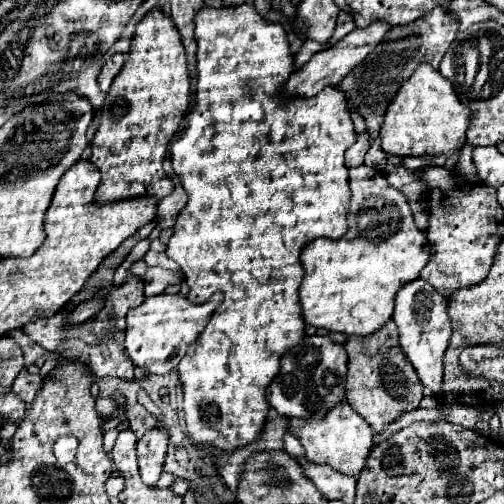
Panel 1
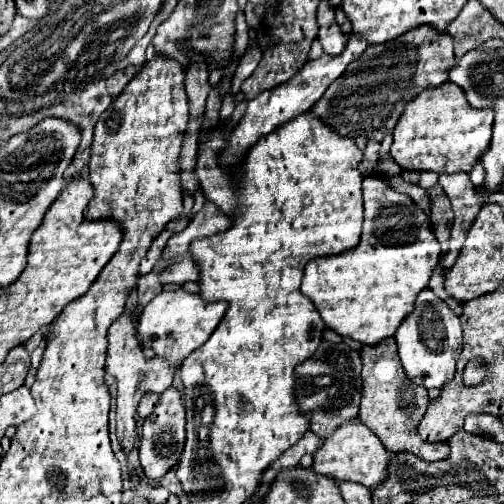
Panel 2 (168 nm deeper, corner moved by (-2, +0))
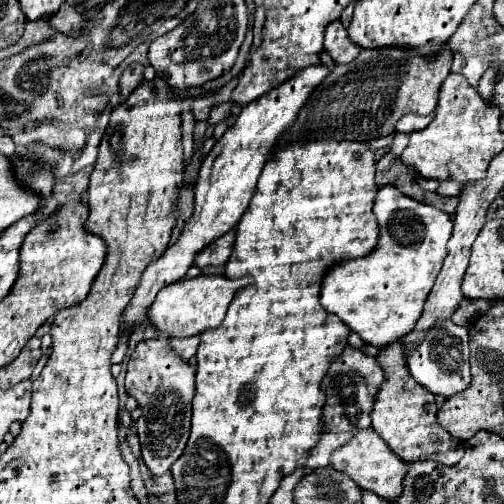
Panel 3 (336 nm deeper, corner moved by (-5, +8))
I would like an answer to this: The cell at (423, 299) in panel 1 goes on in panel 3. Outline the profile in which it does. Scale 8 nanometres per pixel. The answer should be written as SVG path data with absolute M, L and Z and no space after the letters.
M438 320L426 334L424 340L406 352L410 374L418 384L444 398L462 392L470 384L470 362L468 362L468 328L458 326L452 320Z

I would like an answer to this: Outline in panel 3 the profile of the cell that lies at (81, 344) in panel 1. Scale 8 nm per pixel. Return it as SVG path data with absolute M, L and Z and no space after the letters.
M198 336L194 338L186 338L186 340L174 340L174 344L170 342L170 348L182 358L182 360L190 360L194 354L196 354L196 348L198 348Z

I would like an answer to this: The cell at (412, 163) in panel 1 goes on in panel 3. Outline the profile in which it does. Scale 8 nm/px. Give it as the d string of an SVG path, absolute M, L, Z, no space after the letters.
M442 180L436 192L438 192L440 196L456 196L460 190L462 190L462 184L460 184L460 182L454 182L454 180Z

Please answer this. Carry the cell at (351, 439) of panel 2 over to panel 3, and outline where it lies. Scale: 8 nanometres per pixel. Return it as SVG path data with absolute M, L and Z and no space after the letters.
M360 428L356 434L330 456L330 466L338 472L348 474L360 488L370 490L386 500L394 500L402 492L402 478L406 474L406 462L398 458L390 446L374 432L374 428Z

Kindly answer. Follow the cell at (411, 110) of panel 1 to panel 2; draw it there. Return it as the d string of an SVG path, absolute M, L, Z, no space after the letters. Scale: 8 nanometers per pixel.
M445 82L439 88L421 92L407 104L393 130L391 156L403 170L429 170L437 174L471 172L491 144L491 126L493 110L471 108L461 88L453 82Z

